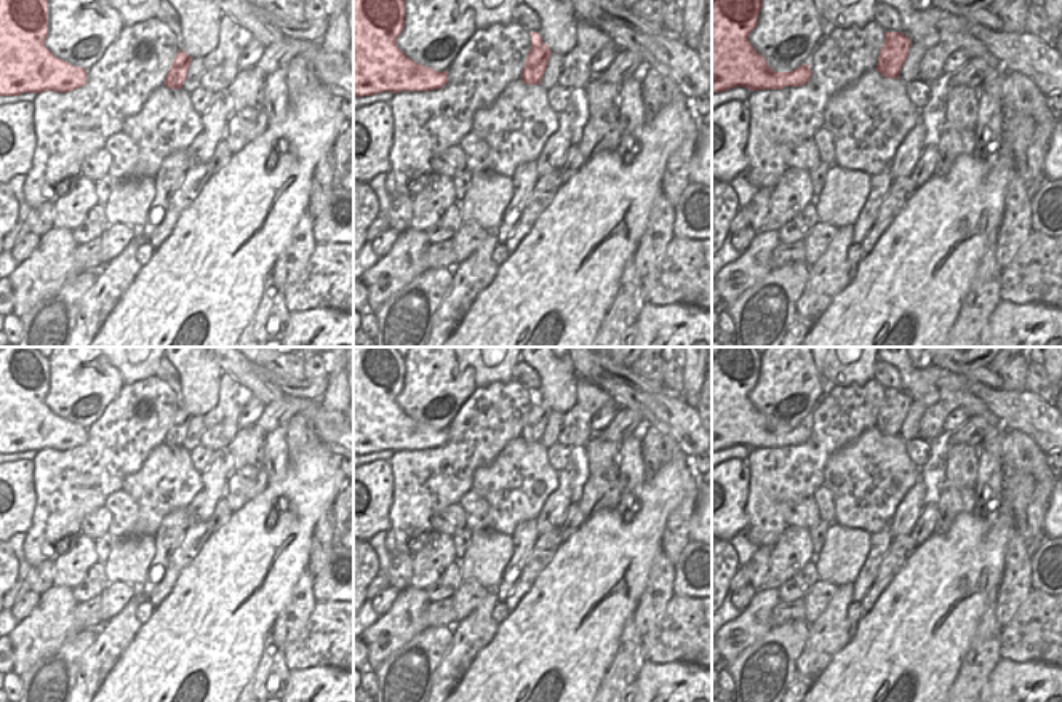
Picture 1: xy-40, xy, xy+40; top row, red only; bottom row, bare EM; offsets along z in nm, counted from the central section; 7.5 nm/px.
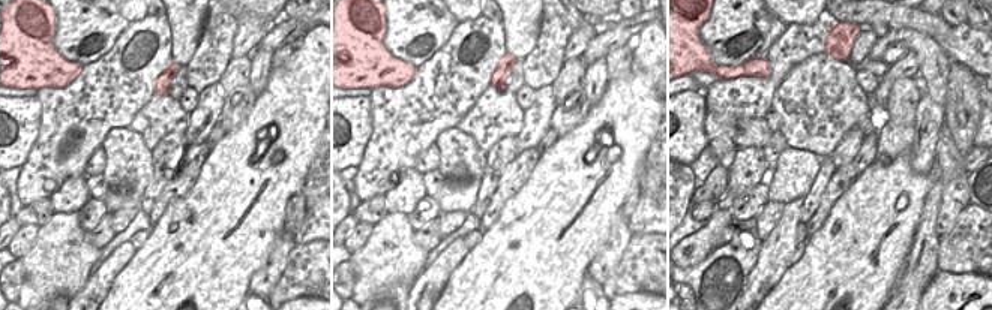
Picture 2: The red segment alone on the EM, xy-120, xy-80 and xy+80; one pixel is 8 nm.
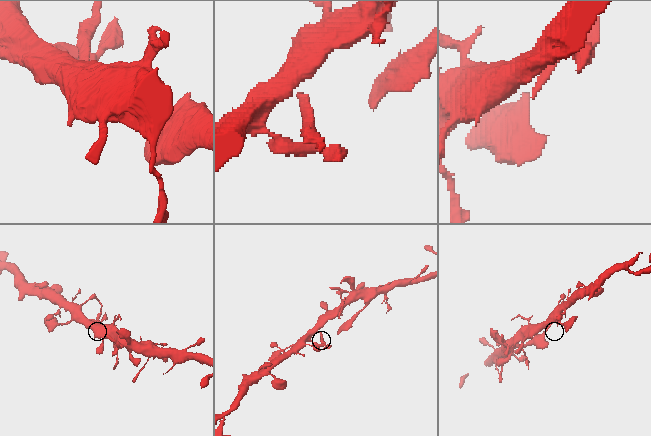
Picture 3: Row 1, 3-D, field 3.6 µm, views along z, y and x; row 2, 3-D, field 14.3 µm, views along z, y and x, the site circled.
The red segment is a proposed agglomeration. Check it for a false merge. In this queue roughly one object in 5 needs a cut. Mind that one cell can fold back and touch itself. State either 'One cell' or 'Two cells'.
One cell

